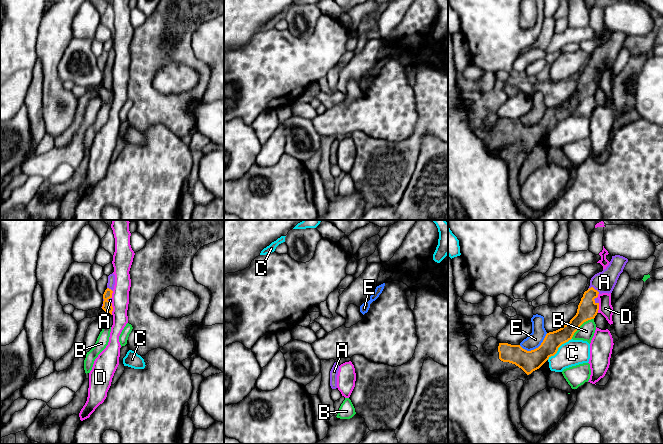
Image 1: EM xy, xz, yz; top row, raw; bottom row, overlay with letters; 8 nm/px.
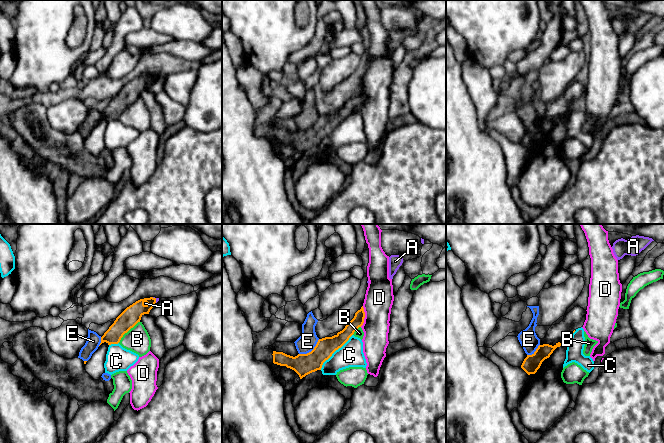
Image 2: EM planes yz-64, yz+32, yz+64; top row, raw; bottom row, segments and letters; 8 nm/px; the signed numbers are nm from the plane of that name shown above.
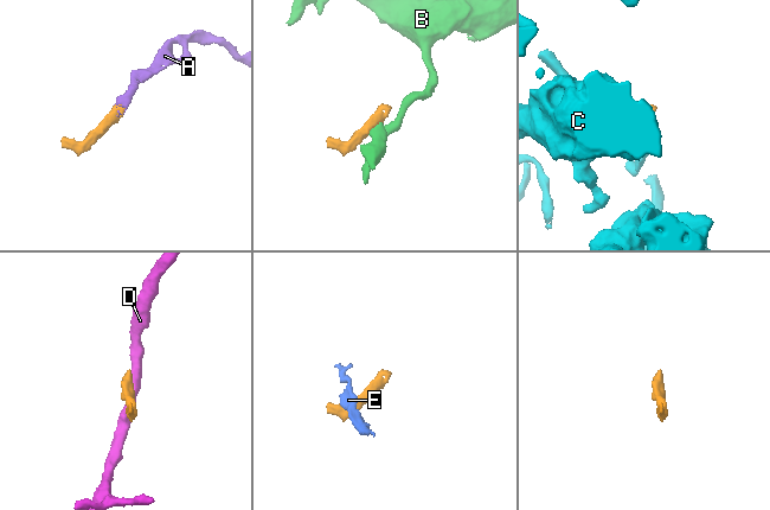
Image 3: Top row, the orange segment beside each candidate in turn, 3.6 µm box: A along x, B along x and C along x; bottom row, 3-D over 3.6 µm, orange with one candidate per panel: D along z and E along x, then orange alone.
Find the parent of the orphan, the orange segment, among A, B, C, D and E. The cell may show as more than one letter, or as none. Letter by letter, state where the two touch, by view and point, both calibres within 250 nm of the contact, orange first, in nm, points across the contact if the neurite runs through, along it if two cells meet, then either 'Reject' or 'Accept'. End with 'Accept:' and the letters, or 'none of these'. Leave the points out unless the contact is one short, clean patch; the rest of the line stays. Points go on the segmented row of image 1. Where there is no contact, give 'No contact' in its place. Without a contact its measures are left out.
A: Touches orange at yz (594, 289). Thickness 160 nm (orange) against 180 nm. Path across: yz (587, 309), (594, 289), (601, 282), (604, 282). Accept
B: Touches orange at yz (580, 325). Thickness 160 nm (orange) against 130 nm. Boundary: yz (593, 318), (585, 321), (571, 338). Reject
C: Touches orange at yz (558, 347). Thickness 160 nm (orange) against 200 nm. Boundary: yz (571, 338), (564, 342), (547, 359). Reject
D: Touches orange at xy (112, 309). Thickness 80 nm (orange) against 140 nm. Boundary: xy (111, 303), (112, 314). Reject
E: Touches orange at yz (536, 348). Thickness 170 nm (orange) against 120 nm. Boundary: yz (547, 333), (543, 341), (533, 349), (525, 350), (519, 345). Reject
Accept: A

